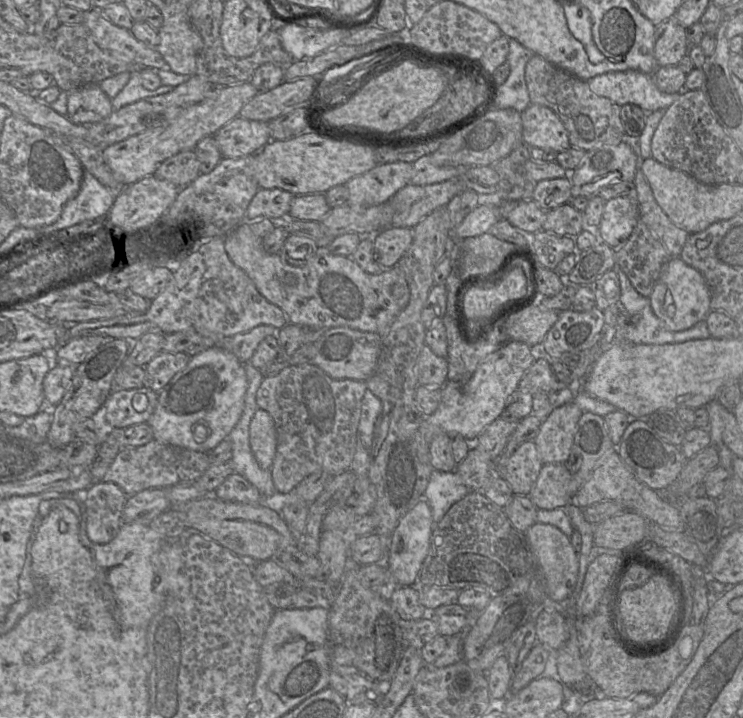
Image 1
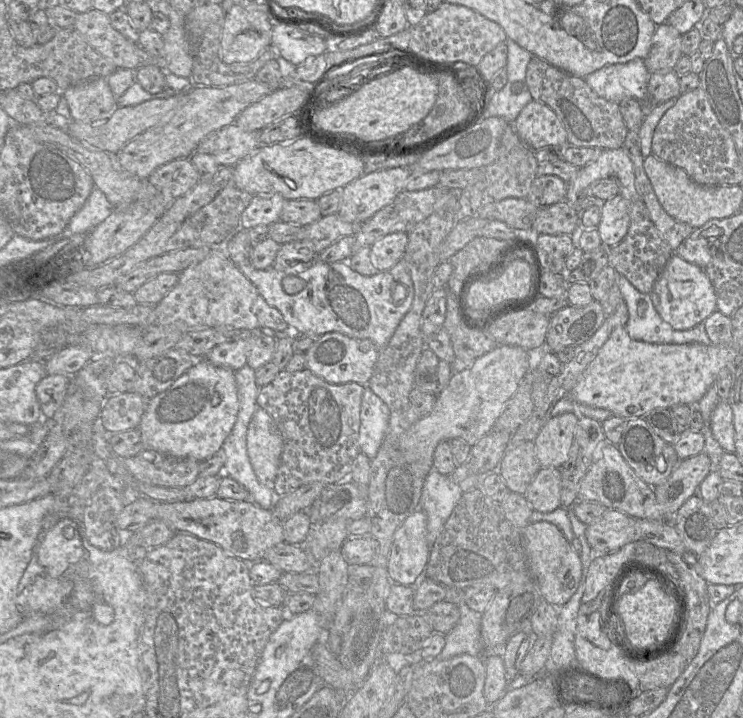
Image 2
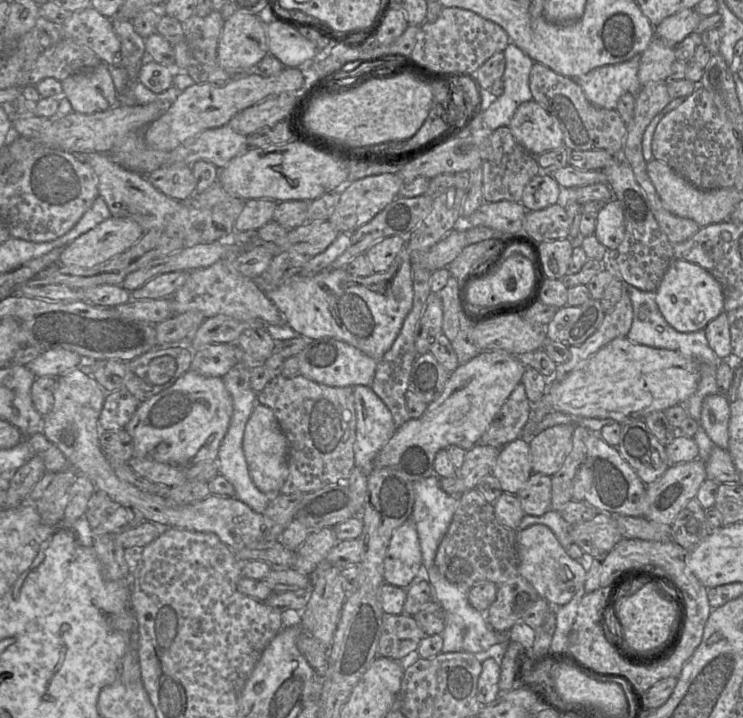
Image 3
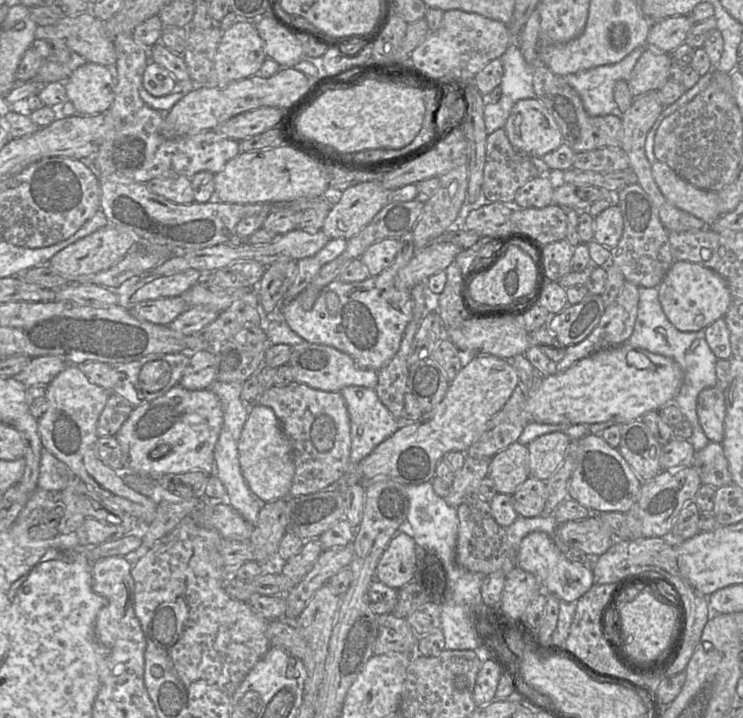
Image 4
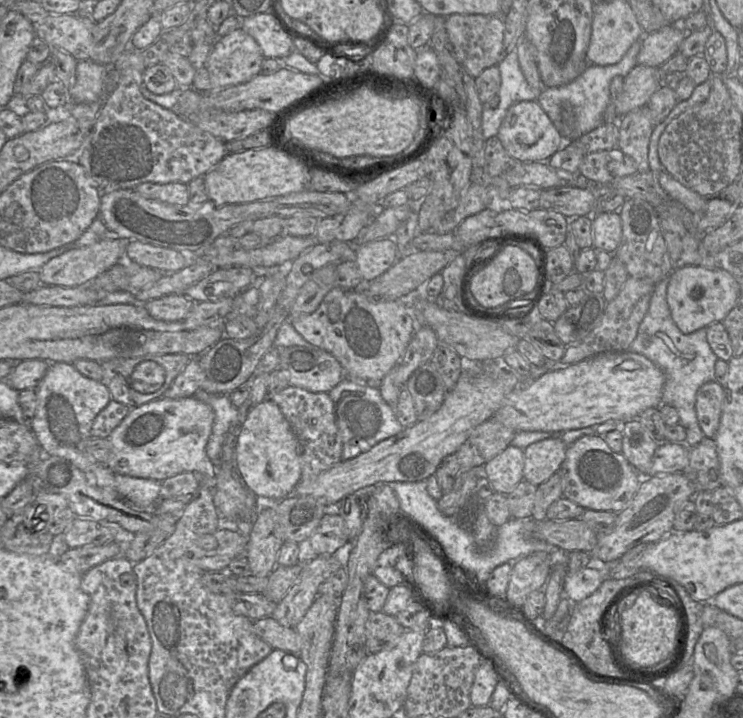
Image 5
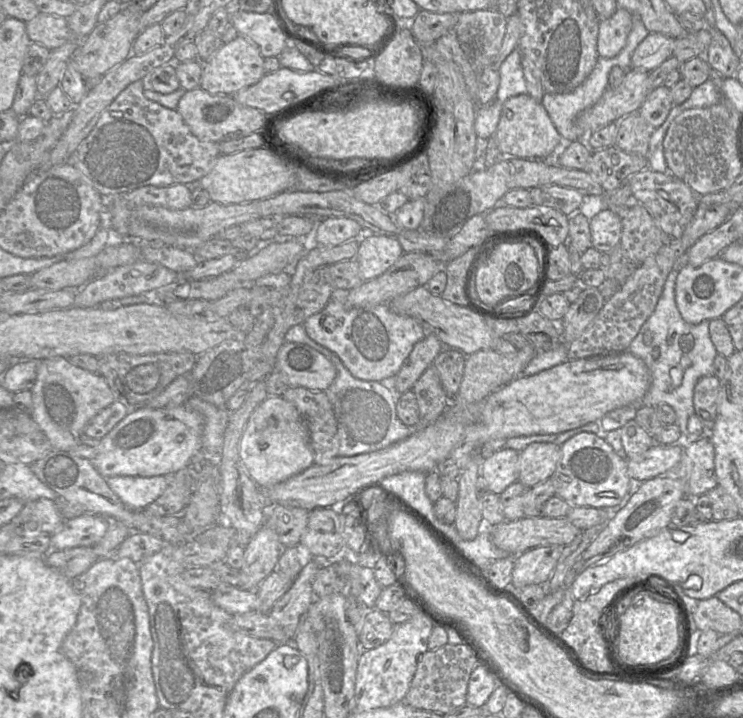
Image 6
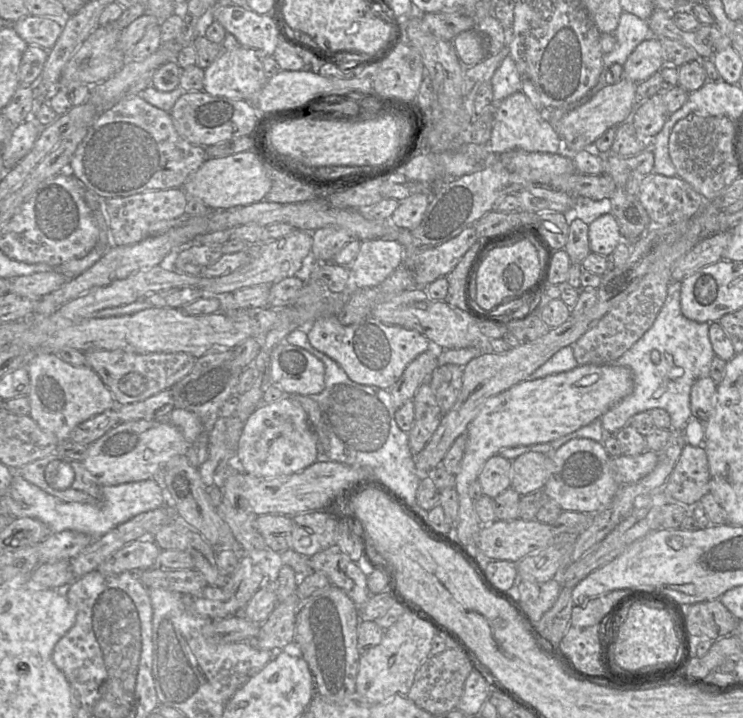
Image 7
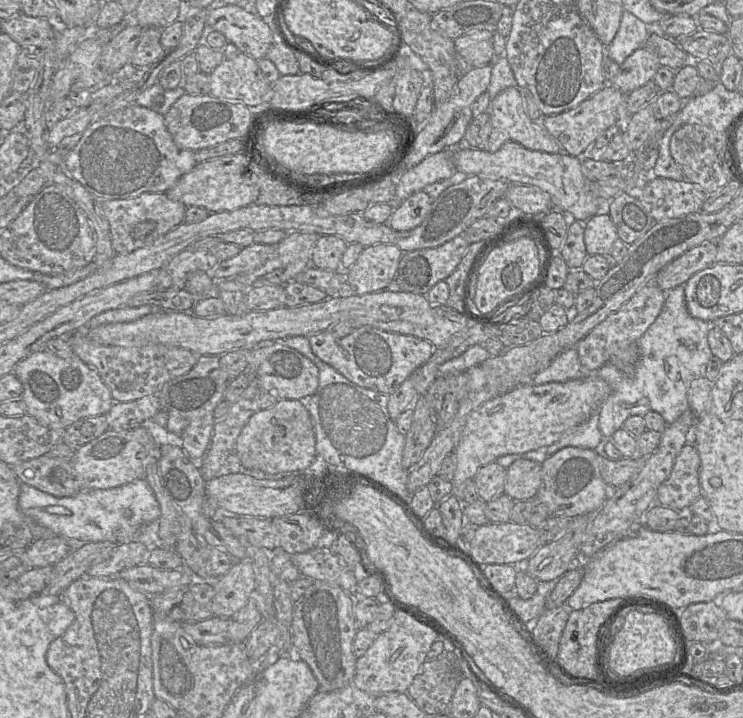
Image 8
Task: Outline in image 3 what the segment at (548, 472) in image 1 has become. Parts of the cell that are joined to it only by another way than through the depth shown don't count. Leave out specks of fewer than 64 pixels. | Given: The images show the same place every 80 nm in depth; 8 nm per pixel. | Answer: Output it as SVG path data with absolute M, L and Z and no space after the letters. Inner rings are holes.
M532 473L525 486L517 493L526 515L541 516L551 509L551 477Z

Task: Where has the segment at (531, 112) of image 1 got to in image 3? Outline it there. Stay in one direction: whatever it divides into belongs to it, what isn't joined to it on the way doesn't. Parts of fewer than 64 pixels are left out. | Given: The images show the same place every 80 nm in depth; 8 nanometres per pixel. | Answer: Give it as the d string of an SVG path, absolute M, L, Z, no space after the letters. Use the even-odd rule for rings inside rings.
M533 99L518 106L508 127L517 144L536 157L564 144L558 122Z

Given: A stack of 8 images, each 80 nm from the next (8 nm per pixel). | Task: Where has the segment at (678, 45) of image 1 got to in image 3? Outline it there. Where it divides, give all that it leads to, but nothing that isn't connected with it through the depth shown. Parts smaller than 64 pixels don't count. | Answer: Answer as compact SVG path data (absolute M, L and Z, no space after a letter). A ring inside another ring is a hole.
M658 37L652 39L640 57L638 79L642 86L669 79L671 65L676 60L674 48Z

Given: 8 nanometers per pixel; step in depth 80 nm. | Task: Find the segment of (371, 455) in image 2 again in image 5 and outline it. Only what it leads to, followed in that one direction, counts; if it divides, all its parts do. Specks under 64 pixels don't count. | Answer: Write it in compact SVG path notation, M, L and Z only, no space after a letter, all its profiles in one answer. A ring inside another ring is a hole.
M345 377L328 394L336 407L336 421L342 440L342 461L369 451L382 440L400 433L405 428L398 421L395 411L383 399L379 388L359 385Z

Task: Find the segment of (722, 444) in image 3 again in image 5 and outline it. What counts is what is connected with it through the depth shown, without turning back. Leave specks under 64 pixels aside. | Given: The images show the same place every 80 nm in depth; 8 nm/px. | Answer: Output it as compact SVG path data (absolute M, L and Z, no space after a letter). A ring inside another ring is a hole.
M716 381L704 383L696 393L695 410L699 426L707 438L714 438L719 427L724 389Z

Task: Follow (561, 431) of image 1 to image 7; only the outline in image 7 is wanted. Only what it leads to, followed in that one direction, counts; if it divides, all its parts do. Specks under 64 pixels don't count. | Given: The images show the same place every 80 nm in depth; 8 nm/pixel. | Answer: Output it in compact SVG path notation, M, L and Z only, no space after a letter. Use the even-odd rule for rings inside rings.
M526 452L512 461L511 488L520 496L543 490L553 472L550 455L540 452Z

